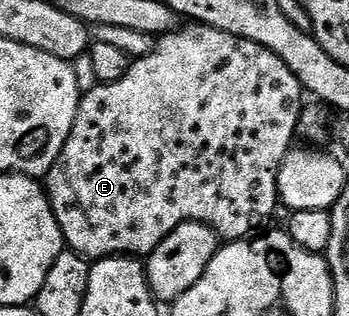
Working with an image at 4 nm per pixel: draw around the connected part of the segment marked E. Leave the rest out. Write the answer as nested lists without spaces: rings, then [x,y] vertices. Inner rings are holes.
[[[188,23],[185,26],[185,29],[183,26],[176,28],[173,33],[165,33],[153,44],[145,57],[135,58],[129,64],[126,75],[118,79],[118,83],[93,84],[93,89],[89,93],[87,90],[81,96],[70,139],[66,139],[54,167],[50,167],[46,178],[46,192],[48,202],[58,219],[58,227],[64,236],[64,244],[78,256],[87,257],[89,262],[101,261],[103,257],[147,258],[148,254],[154,251],[154,247],[158,247],[158,243],[162,243],[162,239],[166,239],[166,235],[174,231],[174,227],[187,221],[209,225],[221,242],[242,241],[263,230],[269,224],[267,221],[276,213],[279,169],[289,150],[293,148],[292,140],[297,140],[296,128],[300,110],[306,101],[305,91],[298,83],[294,71],[290,71],[290,67],[286,67],[286,63],[282,63],[282,59],[278,59],[274,51],[262,47],[262,43],[254,43],[250,39],[218,31],[209,25]]]

